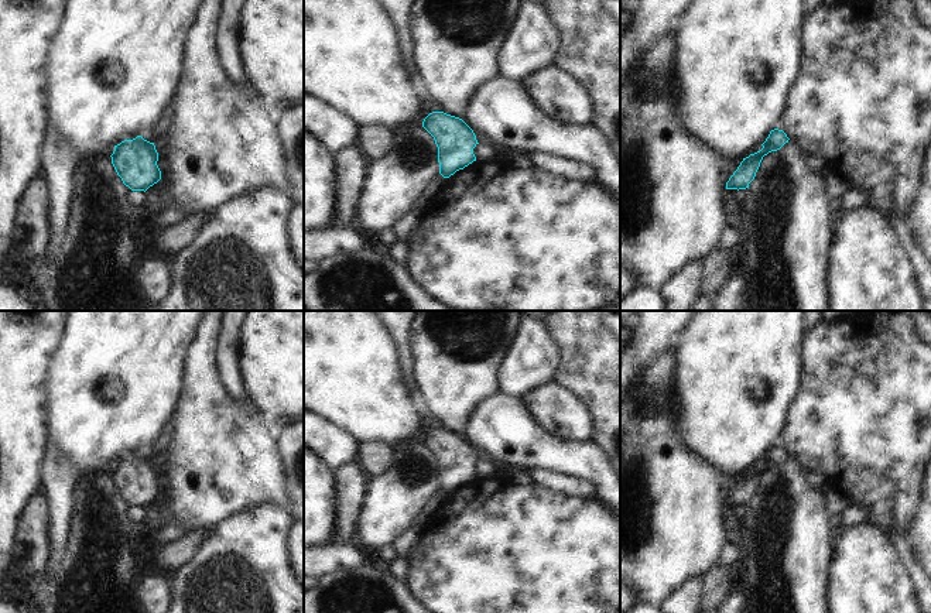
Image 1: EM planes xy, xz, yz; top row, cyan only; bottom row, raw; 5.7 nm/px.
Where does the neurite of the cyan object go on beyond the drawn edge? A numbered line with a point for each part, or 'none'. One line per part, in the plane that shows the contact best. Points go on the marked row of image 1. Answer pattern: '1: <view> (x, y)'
1: yz (729, 167)

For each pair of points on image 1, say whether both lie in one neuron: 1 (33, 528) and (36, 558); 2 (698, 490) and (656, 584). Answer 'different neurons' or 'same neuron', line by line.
1: same neuron
2: same neuron

